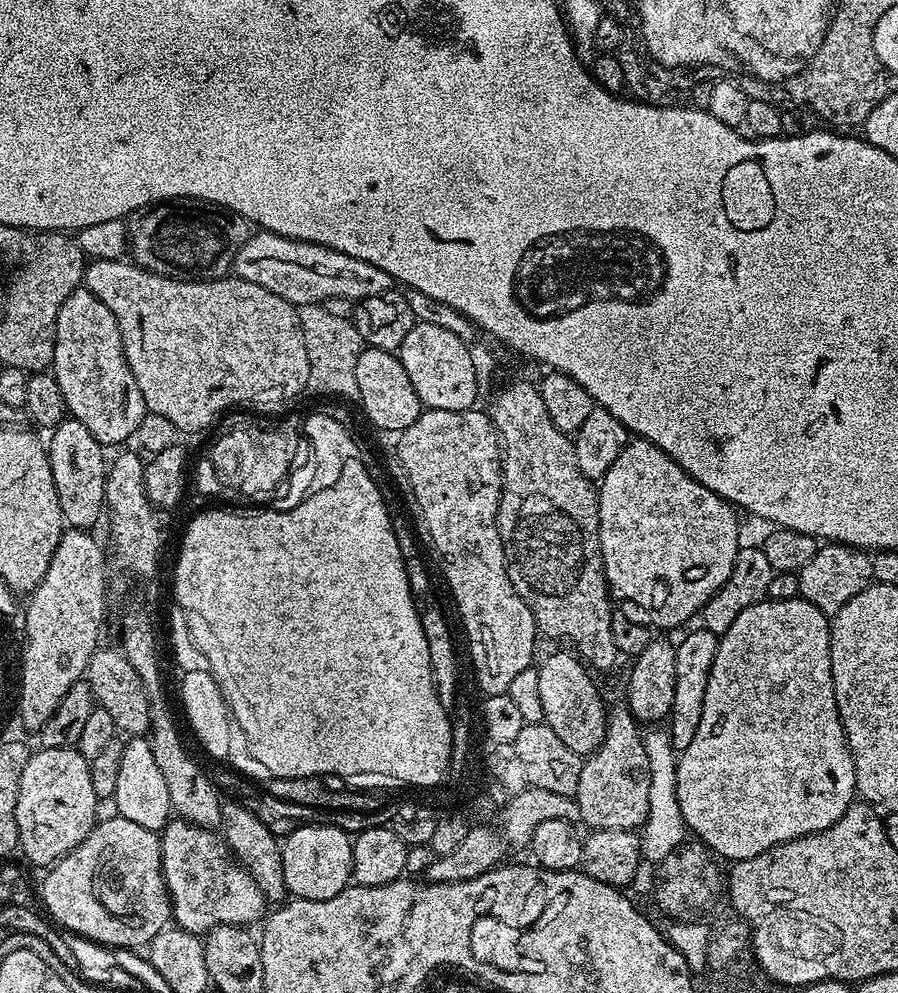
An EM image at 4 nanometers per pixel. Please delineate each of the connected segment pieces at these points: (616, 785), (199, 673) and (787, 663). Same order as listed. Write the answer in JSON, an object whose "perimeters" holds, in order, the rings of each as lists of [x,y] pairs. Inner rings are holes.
{"perimeters":[[[[616,706],[608,712],[608,725],[604,731],[604,741],[593,752],[588,753],[586,759],[581,763],[578,790],[574,798],[578,802],[581,821],[585,825],[588,823],[589,829],[643,829],[647,822],[647,812],[650,810],[650,758],[646,758],[646,746],[641,725],[628,707]]],[[[208,669],[187,670],[182,674],[178,692],[188,724],[203,750],[216,760],[224,760],[236,771],[261,782],[269,779],[268,769],[249,750],[245,732],[238,726],[221,690]]],[[[803,598],[795,600],[759,600],[754,606],[746,606],[746,610],[742,610],[742,614],[738,614],[738,619],[730,626],[730,630],[726,630],[726,634],[720,637],[720,645],[714,654],[714,666],[710,666],[710,682],[706,682],[706,702],[702,702],[702,722],[698,722],[698,730],[694,734],[694,742],[690,742],[690,746],[686,746],[686,750],[679,753],[676,762],[676,790],[678,798],[678,806],[681,807],[682,818],[685,820],[687,831],[691,833],[697,841],[704,844],[705,847],[711,849],[717,857],[723,857],[728,862],[737,860],[745,860],[746,858],[754,858],[758,854],[762,854],[766,850],[770,850],[779,844],[785,844],[791,840],[797,840],[803,836],[809,836],[815,832],[826,830],[830,826],[834,826],[834,822],[838,822],[838,818],[842,818],[846,814],[846,810],[857,799],[856,775],[854,774],[854,762],[852,761],[852,751],[848,748],[848,739],[844,736],[844,727],[840,721],[838,714],[838,706],[836,705],[836,695],[834,694],[834,682],[832,681],[832,663],[830,662],[830,620],[822,610],[818,610],[818,606],[814,606]]]]}

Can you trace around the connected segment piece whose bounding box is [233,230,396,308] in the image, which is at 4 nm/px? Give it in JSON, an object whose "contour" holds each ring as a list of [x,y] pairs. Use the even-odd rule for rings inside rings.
{"contour":[[[263,230],[253,233],[235,255],[233,273],[244,281],[263,286],[297,308],[323,304],[330,298],[346,297],[359,302],[374,294],[391,291],[396,281],[381,267],[358,258],[350,258],[321,244],[288,239]]]}

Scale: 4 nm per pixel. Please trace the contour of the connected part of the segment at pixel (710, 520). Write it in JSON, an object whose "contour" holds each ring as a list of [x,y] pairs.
{"contour":[[[639,438],[629,439],[622,454],[614,458],[614,466],[610,466],[604,479],[599,481],[598,495],[598,538],[609,593],[615,599],[617,596],[620,600],[629,600],[648,612],[647,619],[657,629],[676,628],[686,623],[695,612],[697,615],[703,609],[704,603],[724,585],[726,578],[730,578],[734,558],[741,549],[737,509],[686,474],[686,470],[657,444]]]}

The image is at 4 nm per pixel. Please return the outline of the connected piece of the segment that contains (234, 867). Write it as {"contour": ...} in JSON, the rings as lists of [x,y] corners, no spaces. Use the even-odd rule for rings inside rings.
{"contour":[[[173,818],[159,837],[162,870],[168,897],[172,899],[175,927],[206,934],[219,924],[252,926],[265,915],[266,901],[258,882],[229,851],[219,831]]]}

